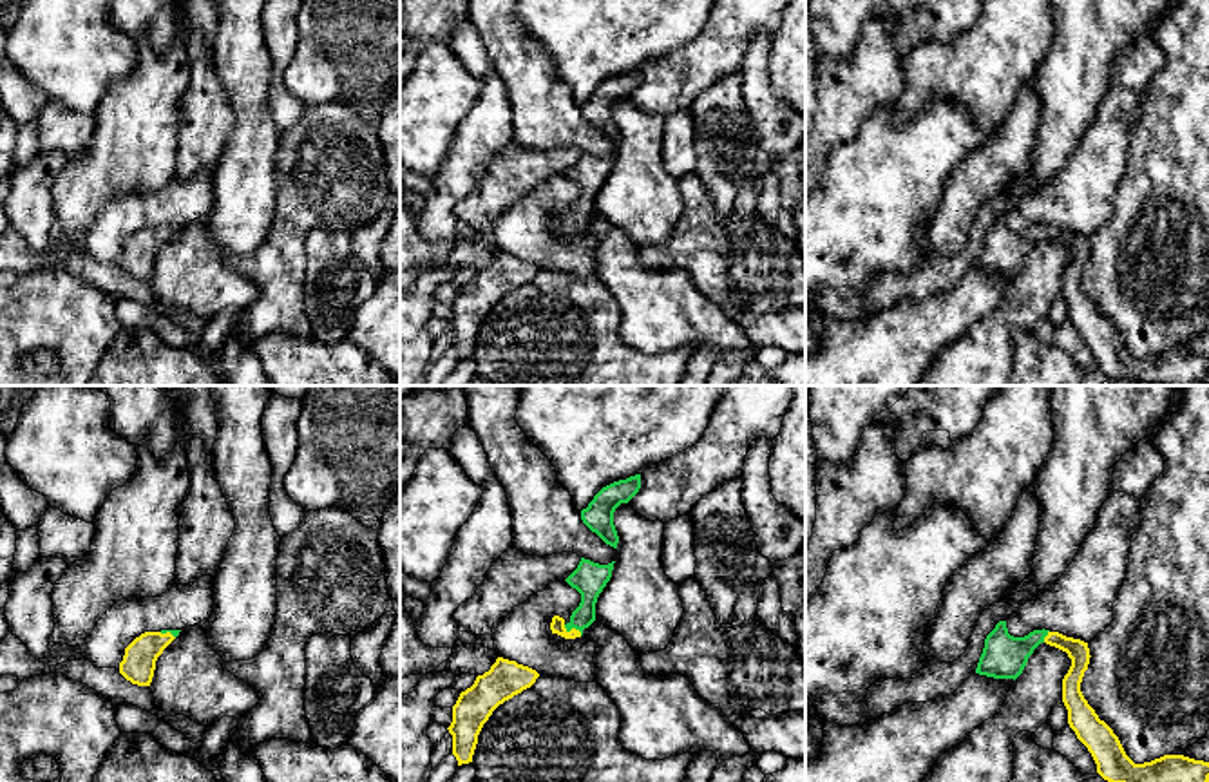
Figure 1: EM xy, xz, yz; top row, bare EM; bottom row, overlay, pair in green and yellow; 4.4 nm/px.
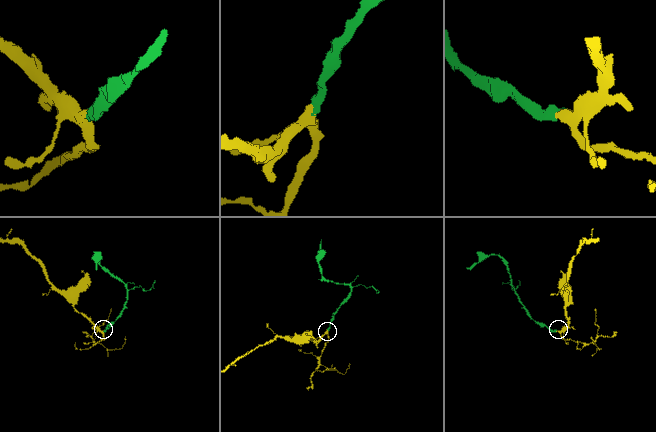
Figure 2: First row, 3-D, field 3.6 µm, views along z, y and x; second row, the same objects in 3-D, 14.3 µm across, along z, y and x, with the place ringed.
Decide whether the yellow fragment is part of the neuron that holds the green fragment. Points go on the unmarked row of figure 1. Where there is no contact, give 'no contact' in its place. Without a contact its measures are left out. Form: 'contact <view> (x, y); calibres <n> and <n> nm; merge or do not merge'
contact xz (572, 221); calibres 150 and 60 nm; merge

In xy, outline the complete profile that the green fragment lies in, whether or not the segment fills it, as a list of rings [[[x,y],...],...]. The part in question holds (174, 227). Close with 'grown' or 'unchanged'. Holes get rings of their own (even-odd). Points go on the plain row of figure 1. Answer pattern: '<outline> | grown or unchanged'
[[[181,224],[145,226],[127,243],[119,257],[119,268],[138,281],[150,281],[156,255]]] | grown

